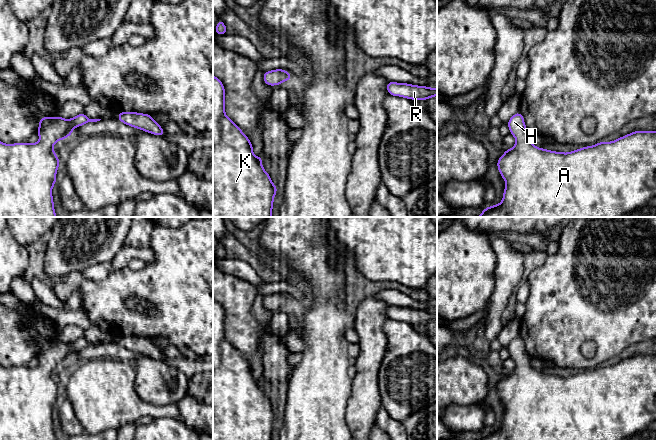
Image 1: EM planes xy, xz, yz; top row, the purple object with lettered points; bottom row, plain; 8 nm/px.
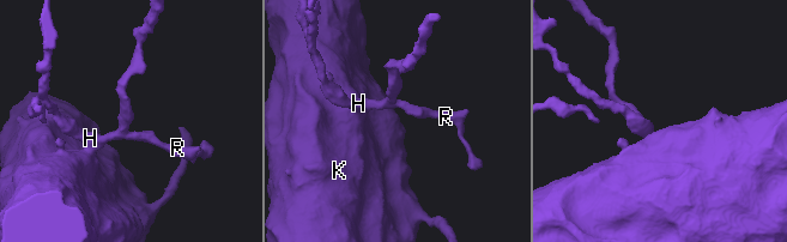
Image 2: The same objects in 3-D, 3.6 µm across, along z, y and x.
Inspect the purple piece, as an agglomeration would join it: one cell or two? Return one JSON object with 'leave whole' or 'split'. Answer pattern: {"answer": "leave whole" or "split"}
{"answer": "leave whole"}

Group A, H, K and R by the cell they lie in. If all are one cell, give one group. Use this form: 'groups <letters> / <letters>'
groups A H K R

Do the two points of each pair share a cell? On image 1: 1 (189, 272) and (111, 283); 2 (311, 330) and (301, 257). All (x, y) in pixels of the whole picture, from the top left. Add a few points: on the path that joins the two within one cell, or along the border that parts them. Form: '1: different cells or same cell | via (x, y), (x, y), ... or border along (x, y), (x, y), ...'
1: same cell | via (170, 274), (150, 274), (138, 283), (130, 283)
2: same cell | via (316, 312), (316, 275)

